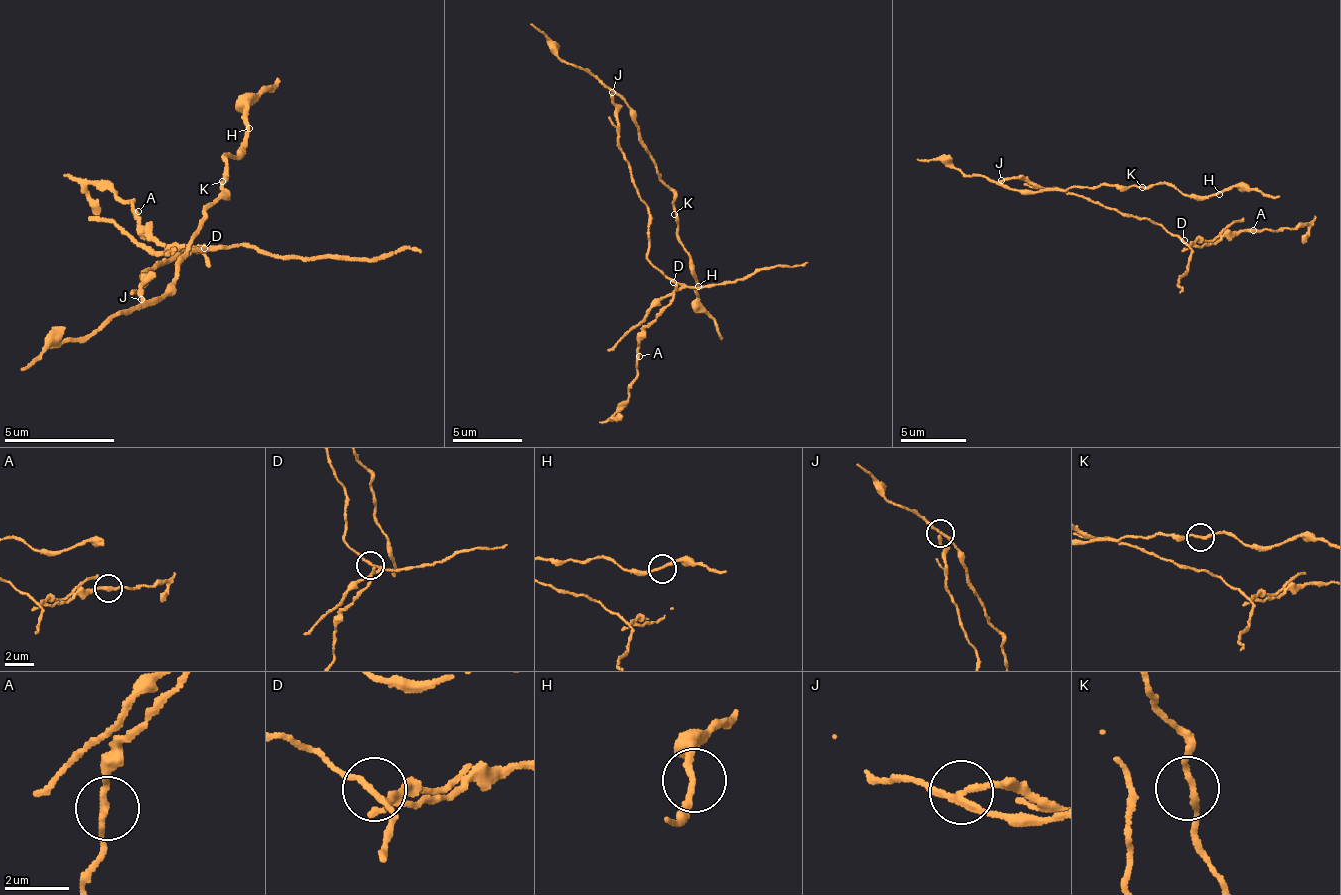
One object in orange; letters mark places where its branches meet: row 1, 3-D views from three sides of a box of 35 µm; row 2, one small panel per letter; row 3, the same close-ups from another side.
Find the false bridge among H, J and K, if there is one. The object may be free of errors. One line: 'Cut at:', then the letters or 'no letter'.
Cut at: J

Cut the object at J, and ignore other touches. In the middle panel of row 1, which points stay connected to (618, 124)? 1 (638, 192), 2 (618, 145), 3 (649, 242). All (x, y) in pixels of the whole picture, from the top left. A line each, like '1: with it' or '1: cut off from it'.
1: with it
2: with it
3: with it

